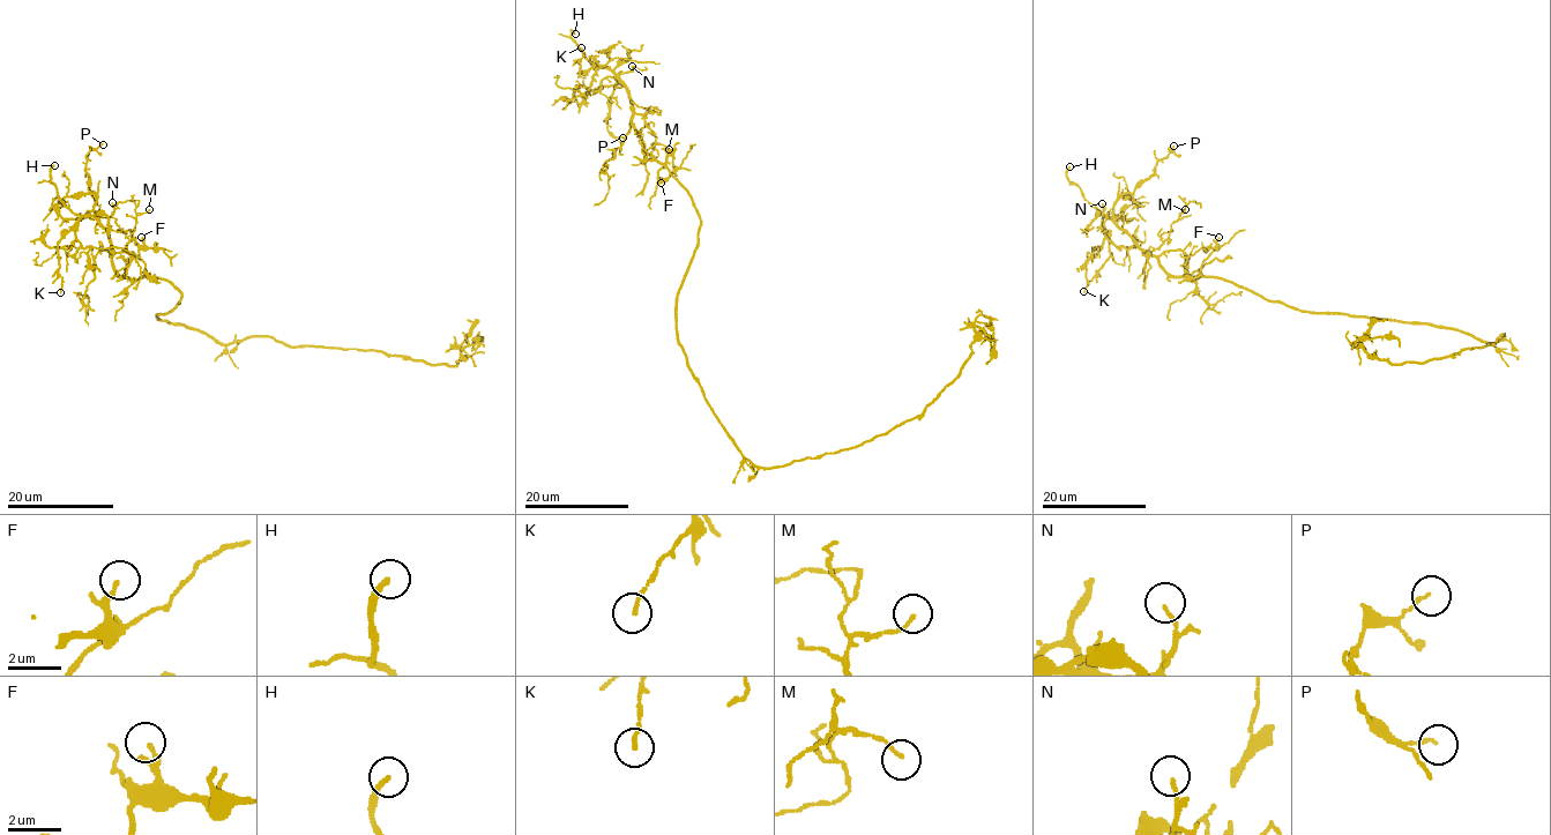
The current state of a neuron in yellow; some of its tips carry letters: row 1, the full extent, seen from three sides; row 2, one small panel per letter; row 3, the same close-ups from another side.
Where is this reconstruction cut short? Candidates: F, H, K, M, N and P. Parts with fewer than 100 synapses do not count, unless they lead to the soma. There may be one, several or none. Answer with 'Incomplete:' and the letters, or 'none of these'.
Incomplete: H

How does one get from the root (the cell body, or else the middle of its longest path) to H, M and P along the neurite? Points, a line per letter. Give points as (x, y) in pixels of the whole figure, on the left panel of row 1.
H: (176, 325), (157, 315), (181, 293), (168, 281), (131, 281), (114, 270), (109, 231), (58, 195), (54, 165)
M: (176, 325), (157, 317), (181, 299), (168, 281), (131, 281), (112, 262), (133, 237), (136, 217), (149, 209)
P: (176, 325), (157, 317), (181, 299), (168, 281), (131, 281), (114, 270), (86, 171), (87, 155), (103, 144)

